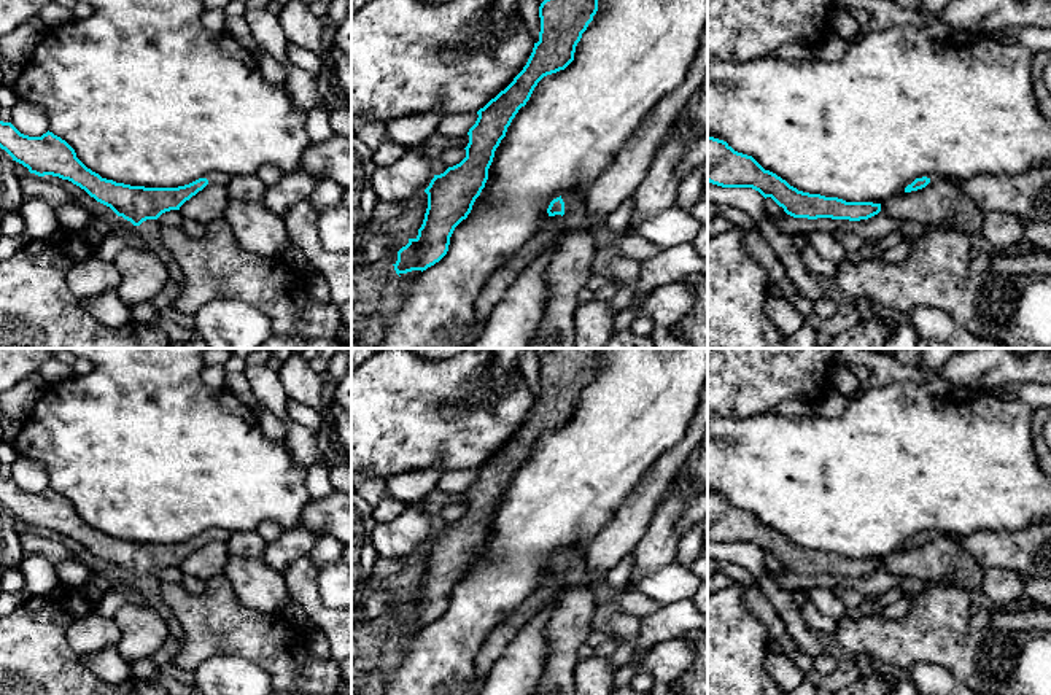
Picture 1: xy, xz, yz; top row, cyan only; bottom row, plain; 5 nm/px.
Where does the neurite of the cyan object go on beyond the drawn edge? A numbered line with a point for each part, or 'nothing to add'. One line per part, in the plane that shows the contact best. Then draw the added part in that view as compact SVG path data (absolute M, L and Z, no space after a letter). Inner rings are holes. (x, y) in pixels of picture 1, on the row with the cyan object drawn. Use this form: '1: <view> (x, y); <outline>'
1: xz (574, 209); M566 192L561 199L564 202L564 215L555 215L555 218L563 221L568 232L584 226L585 200L579 199L574 192Z

